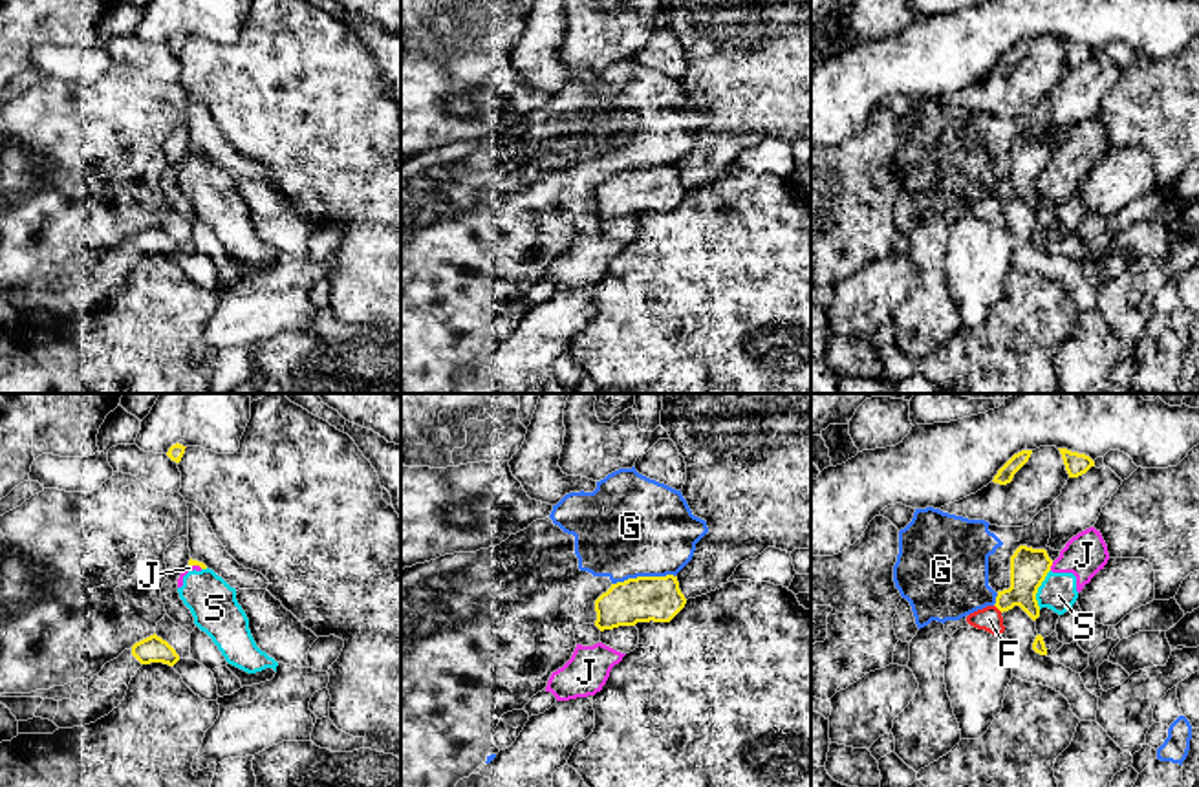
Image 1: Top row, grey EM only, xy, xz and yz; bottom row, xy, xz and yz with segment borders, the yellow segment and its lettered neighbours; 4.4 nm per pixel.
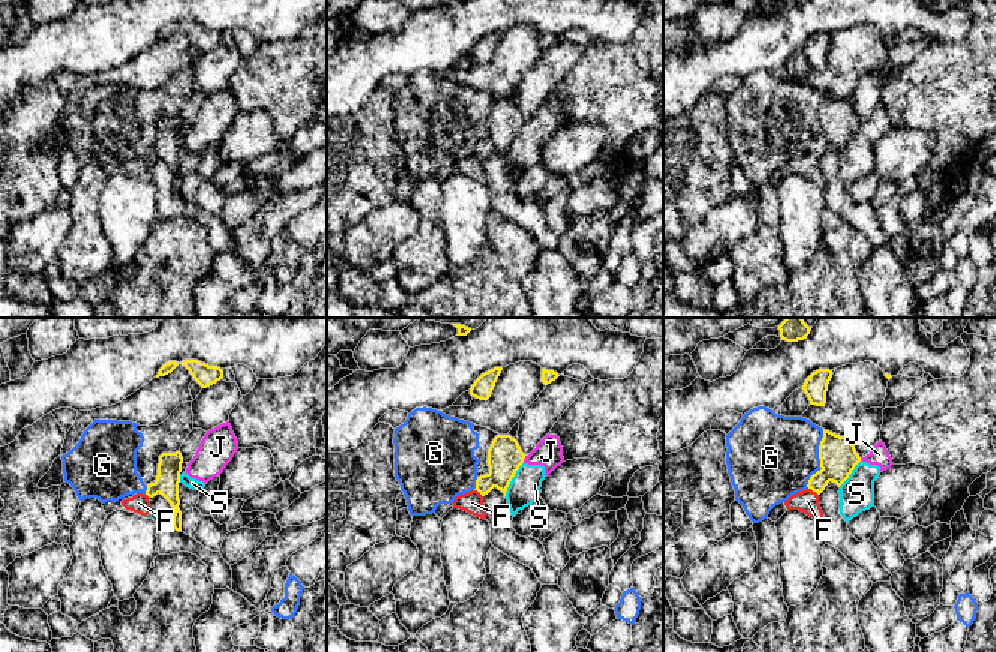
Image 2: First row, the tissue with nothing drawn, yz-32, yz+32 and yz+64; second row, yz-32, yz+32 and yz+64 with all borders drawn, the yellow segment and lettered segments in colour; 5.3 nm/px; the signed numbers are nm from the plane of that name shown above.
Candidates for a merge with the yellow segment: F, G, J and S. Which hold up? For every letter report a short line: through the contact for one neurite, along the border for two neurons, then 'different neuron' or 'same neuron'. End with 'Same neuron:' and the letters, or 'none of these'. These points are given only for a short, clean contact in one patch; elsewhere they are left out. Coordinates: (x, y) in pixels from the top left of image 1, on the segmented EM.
F: different neuron
G: different neuron
J: line yz (1053, 562), (1049, 570); different neuron
S: line yz (1049, 570), (1036, 593), (1038, 608); different neuron
Same neuron: none of these

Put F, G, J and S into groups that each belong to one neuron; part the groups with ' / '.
F / G / J S

